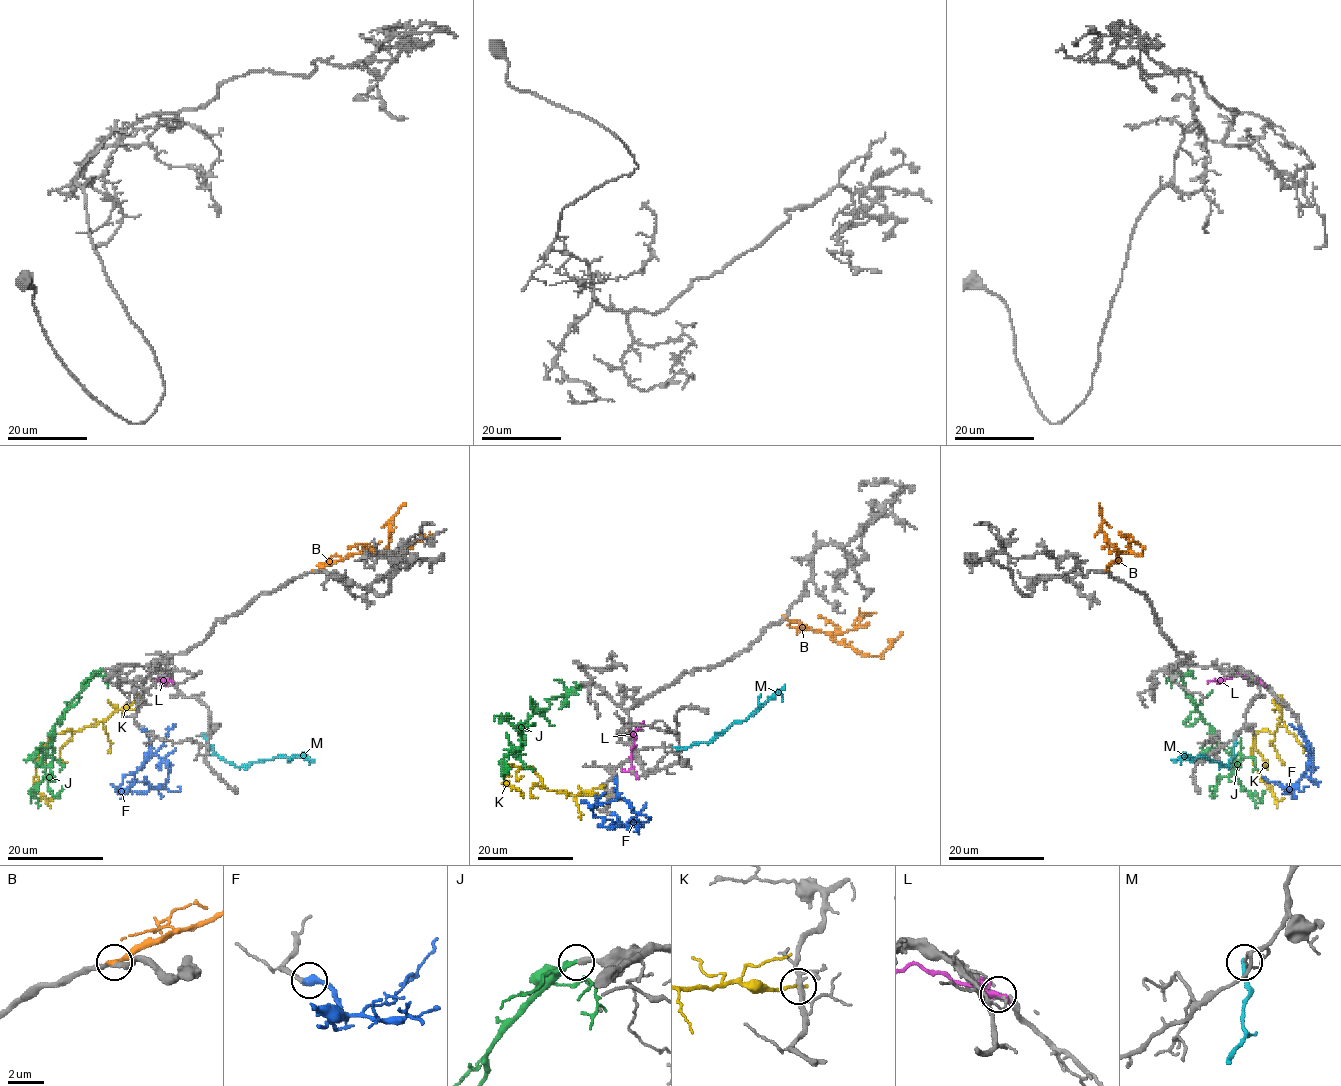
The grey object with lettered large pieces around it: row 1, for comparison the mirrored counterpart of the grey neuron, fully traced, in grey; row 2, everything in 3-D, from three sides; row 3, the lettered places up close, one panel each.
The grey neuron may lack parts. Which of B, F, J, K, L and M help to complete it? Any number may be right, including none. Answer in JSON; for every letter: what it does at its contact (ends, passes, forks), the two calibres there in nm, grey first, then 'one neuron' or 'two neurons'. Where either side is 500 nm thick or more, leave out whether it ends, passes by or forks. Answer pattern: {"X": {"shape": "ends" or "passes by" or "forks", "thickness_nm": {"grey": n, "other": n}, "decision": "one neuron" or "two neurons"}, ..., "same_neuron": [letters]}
{"B": {"shape": "ends", "thickness_nm": {"grey": 280, "other": 280}, "decision": "two neurons"}, "F": {"shape": "ends", "thickness_nm": {"grey": 380, "other": 440}, "decision": "one neuron"}, "J": {"shape": "ends", "thickness_nm": {"grey": 380, "other": 360}, "decision": "one neuron"}, "K": {"shape": "ends", "thickness_nm": {"grey": 200, "other": 240}, "decision": "two neurons"}, "L": {"shape": "ends", "thickness_nm": {"grey": 180, "other": 440}, "decision": "two neurons"}, "M": {"shape": "ends", "thickness_nm": {"grey": 140, "other": 240}, "decision": "two neurons"}, "same_neuron": ["F", "J"]}

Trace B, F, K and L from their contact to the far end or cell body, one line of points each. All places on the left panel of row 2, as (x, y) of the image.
B: (315, 571), (365, 550), (399, 555), (430, 532)
F: (141, 728), (150, 752), (119, 788), (177, 791), (177, 785)
K: (136, 698), (102, 721), (73, 733), (69, 730), (55, 734), (41, 749), (34, 787), (48, 800), (52, 797)
L: (165, 682), (160, 674), (162, 680), (173, 682)

